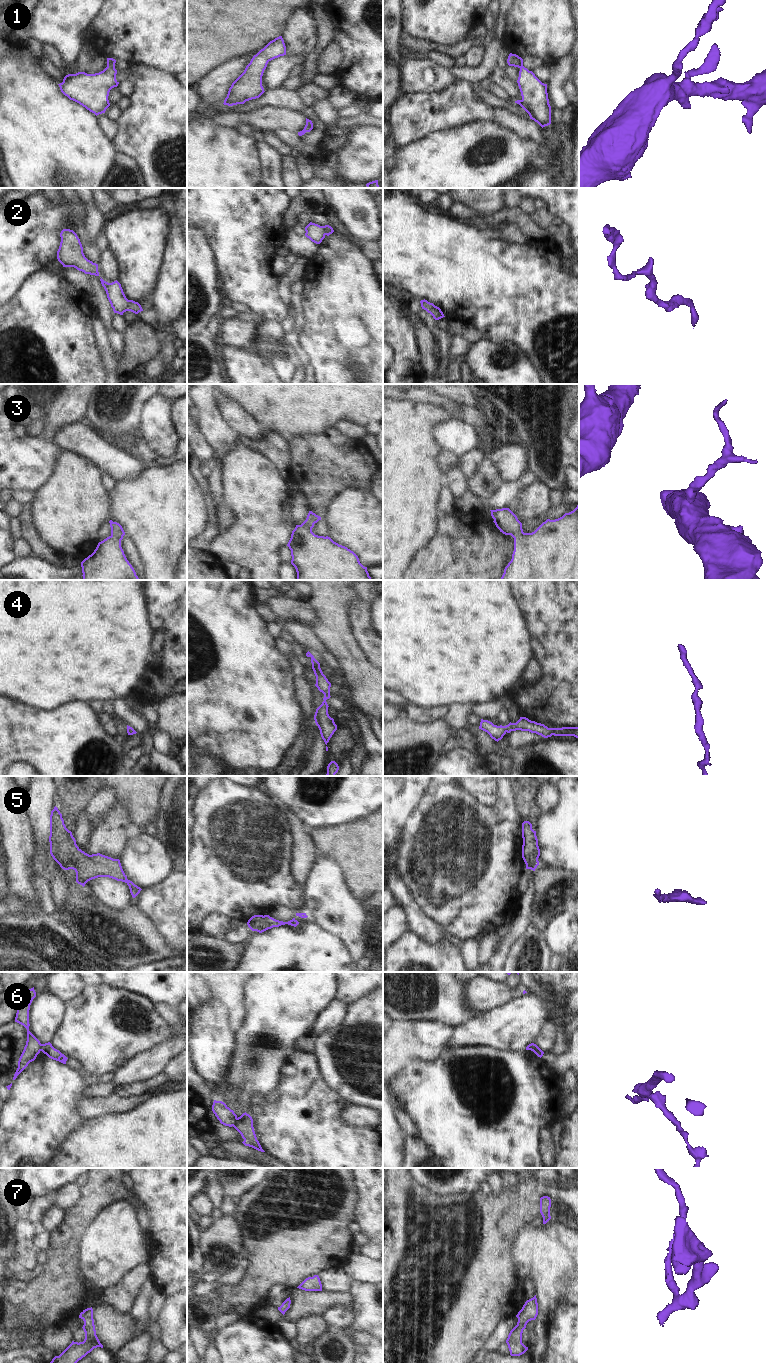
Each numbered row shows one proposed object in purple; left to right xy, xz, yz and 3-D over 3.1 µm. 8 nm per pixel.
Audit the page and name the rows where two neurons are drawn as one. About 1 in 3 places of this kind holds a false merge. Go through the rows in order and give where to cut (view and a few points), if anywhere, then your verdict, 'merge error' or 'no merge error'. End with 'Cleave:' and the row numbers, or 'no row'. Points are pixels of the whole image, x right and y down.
1: no cut | no merge error
2: no cut | no merge error
3: no cut | no merge error
4: no cut | no merge error
5: no cut | no merge error
6: xz (237, 1118), (233, 1126) | merge error
7: no cut | no merge error
Cleave: 6

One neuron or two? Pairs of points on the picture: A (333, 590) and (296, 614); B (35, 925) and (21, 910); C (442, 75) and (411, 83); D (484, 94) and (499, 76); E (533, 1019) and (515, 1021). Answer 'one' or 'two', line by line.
A: two
B: two
C: one
D: two
E: one

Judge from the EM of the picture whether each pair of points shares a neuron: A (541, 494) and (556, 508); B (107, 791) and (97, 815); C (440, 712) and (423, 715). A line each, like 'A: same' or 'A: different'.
A: different
B: same
C: same

